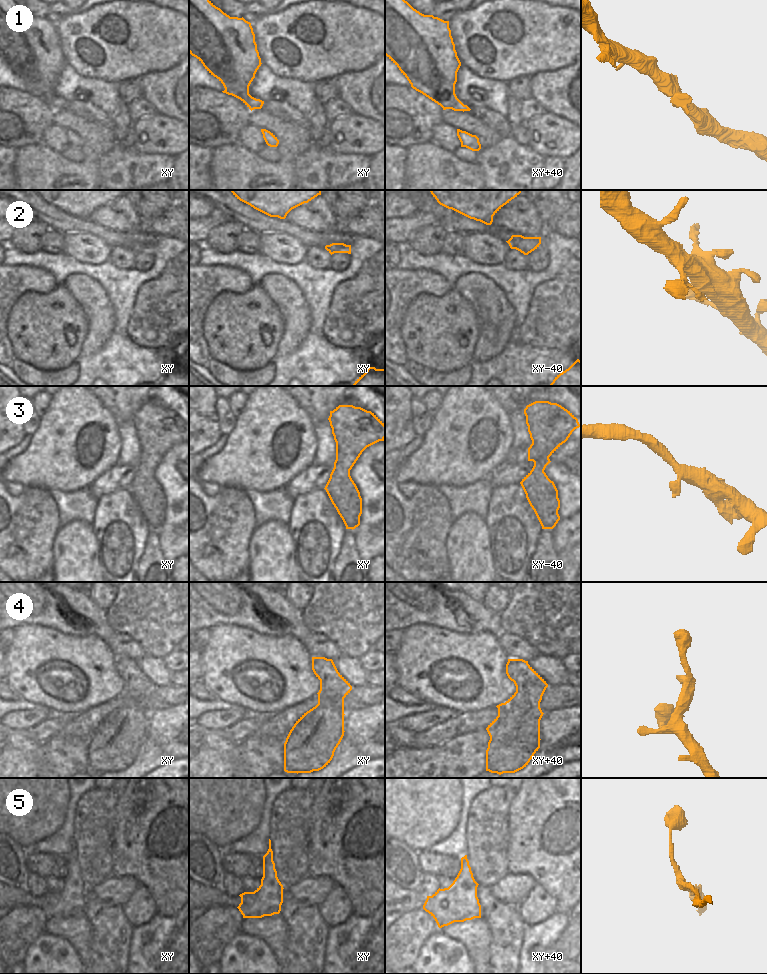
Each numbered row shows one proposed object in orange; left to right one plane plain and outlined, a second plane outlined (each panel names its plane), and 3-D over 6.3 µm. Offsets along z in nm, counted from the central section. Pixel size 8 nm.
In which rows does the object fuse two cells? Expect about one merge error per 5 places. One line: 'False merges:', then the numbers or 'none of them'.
False merges: none of them

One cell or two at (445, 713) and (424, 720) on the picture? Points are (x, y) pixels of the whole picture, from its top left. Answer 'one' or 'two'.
one

